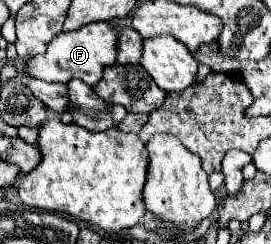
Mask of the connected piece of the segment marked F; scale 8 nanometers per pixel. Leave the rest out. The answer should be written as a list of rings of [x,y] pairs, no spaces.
[[[107,21],[89,23],[77,31],[59,33],[57,37],[53,37],[53,41],[49,43],[49,47],[43,55],[31,57],[27,61],[25,71],[31,77],[51,81],[51,83],[53,81],[67,83],[69,79],[77,77],[93,87],[101,79],[101,71],[109,65],[115,65],[115,61],[117,61],[117,37],[119,37],[119,31]]]

